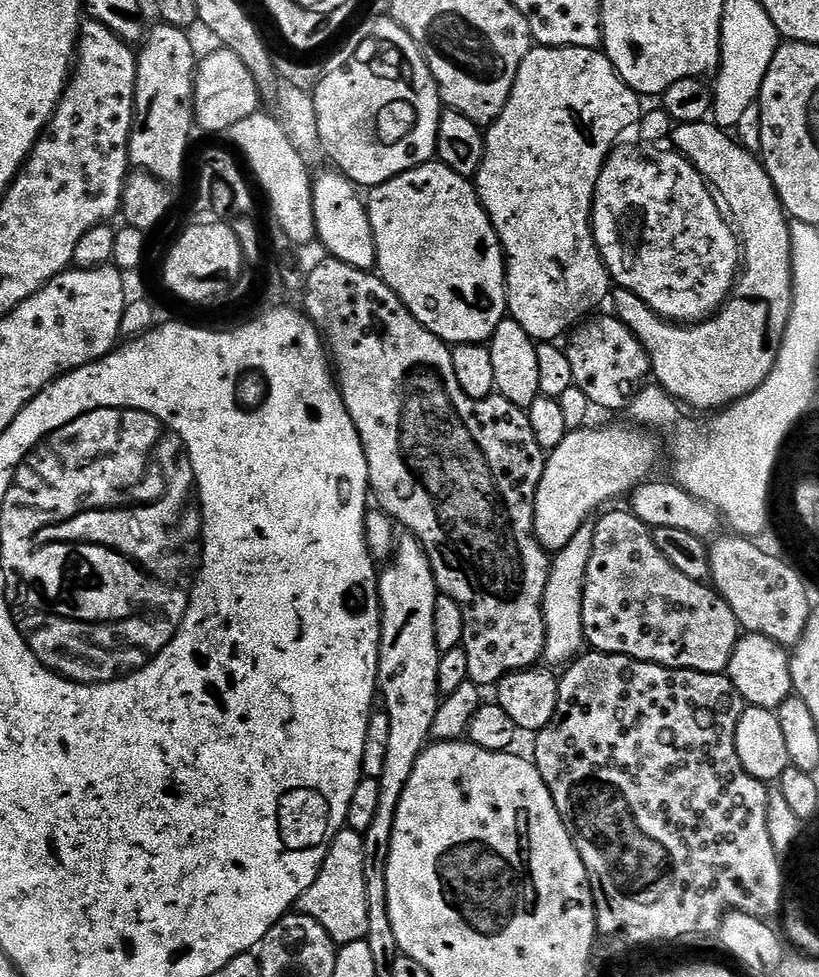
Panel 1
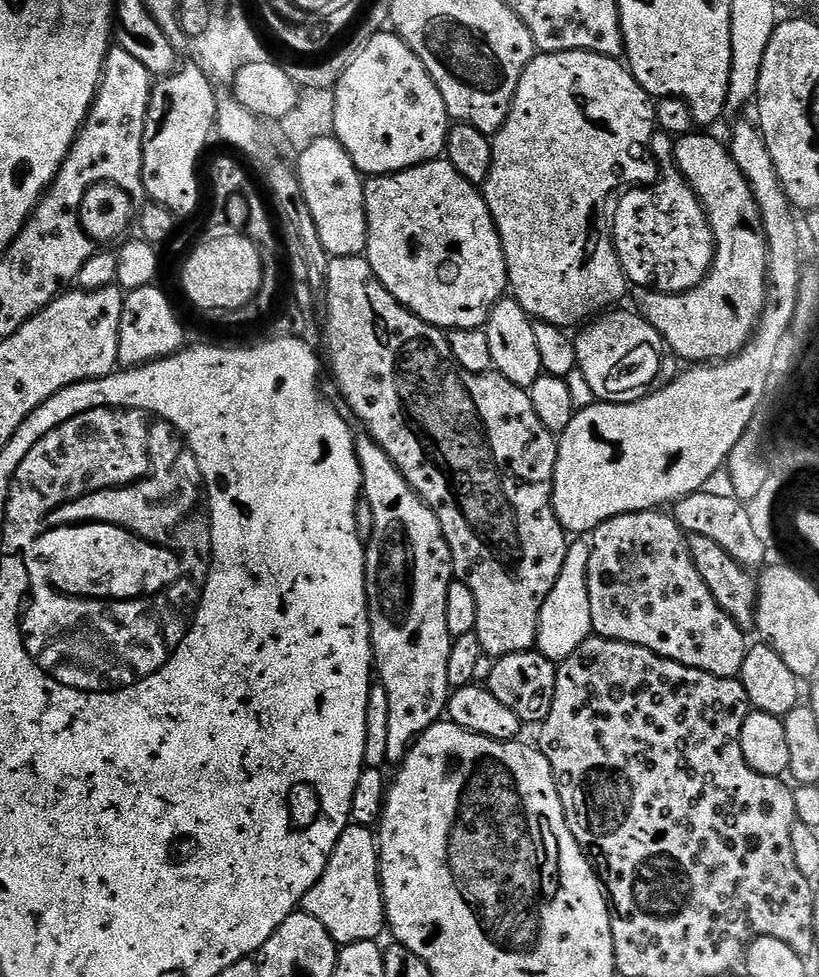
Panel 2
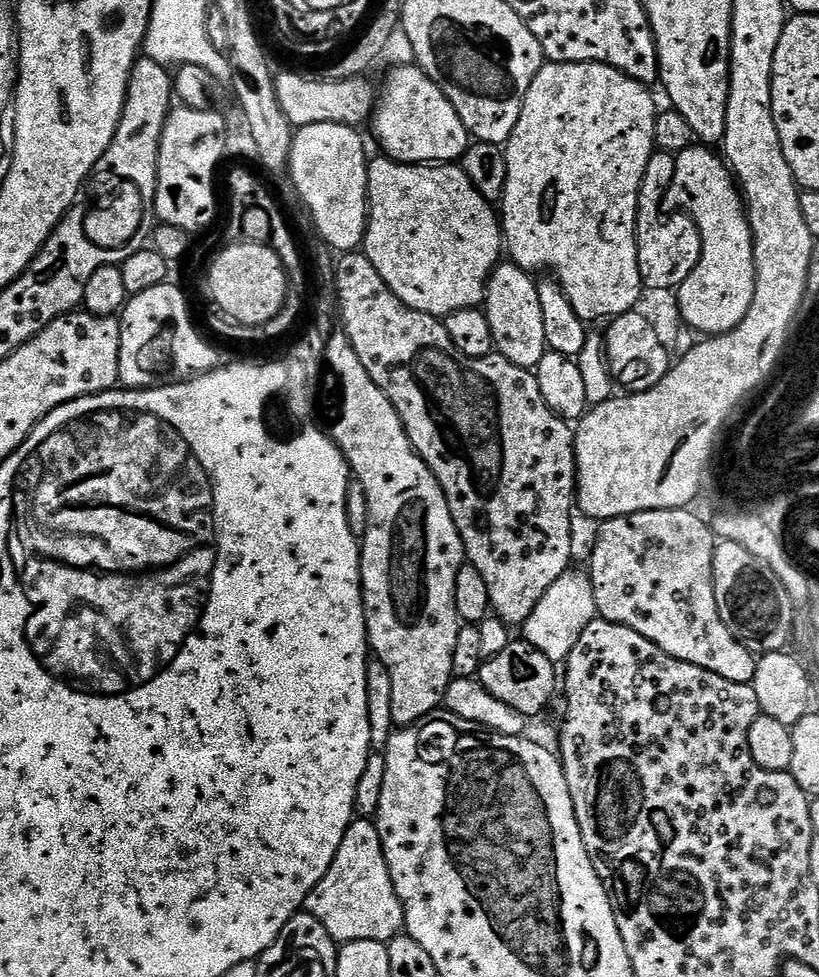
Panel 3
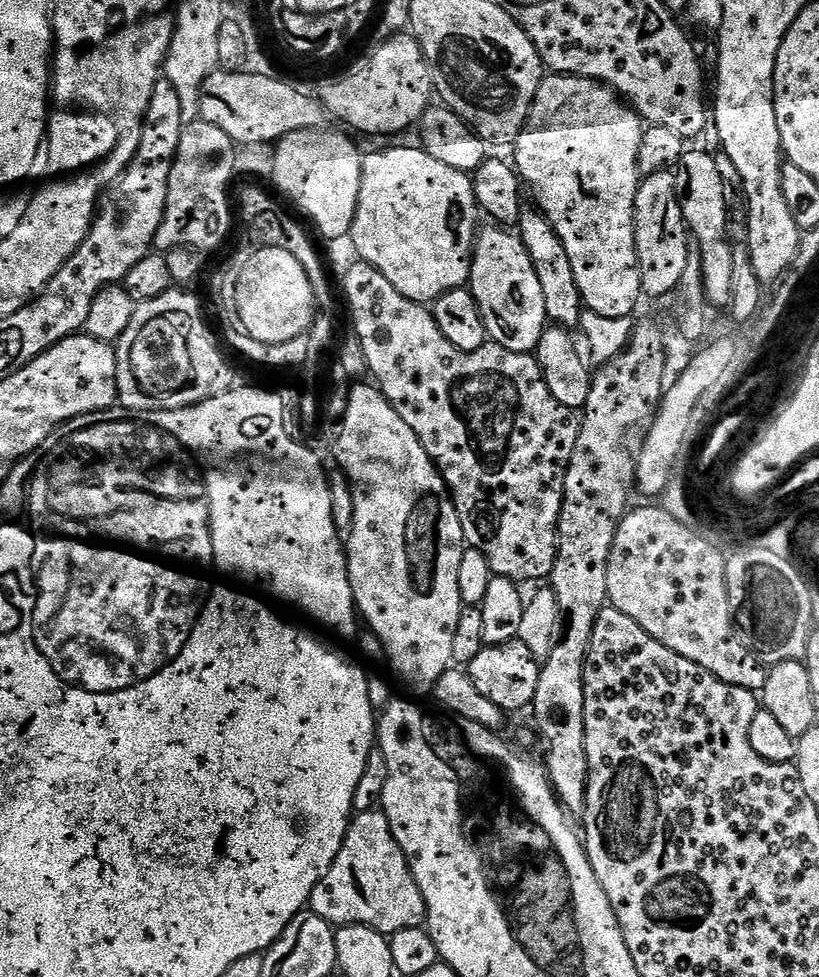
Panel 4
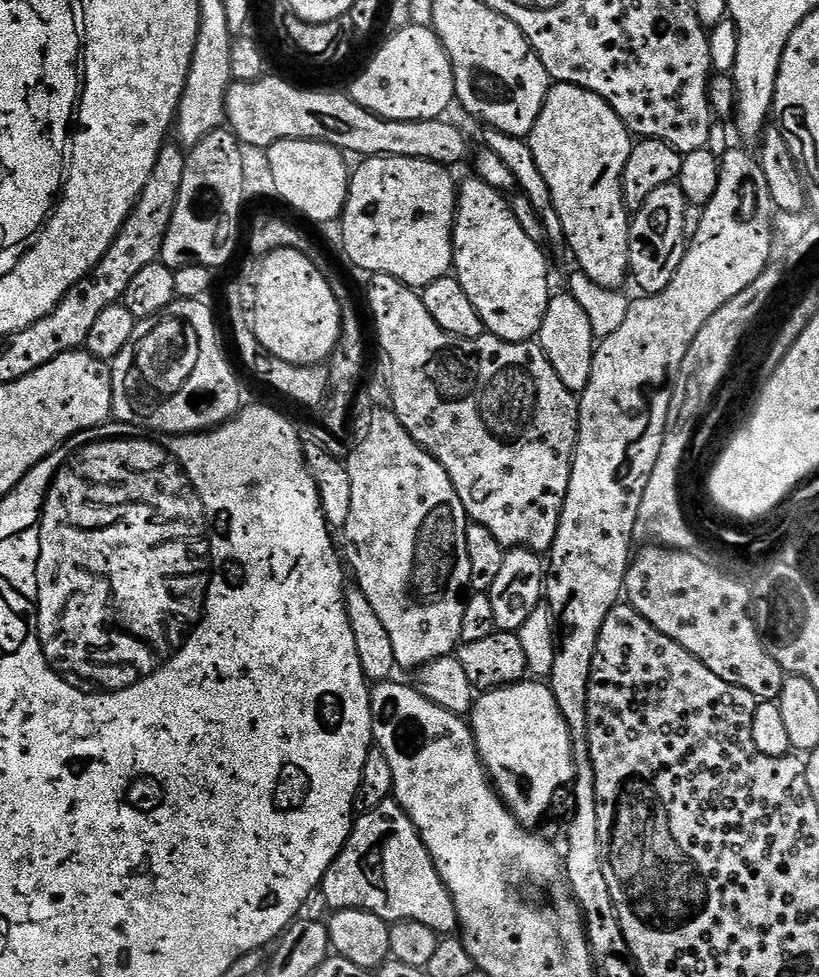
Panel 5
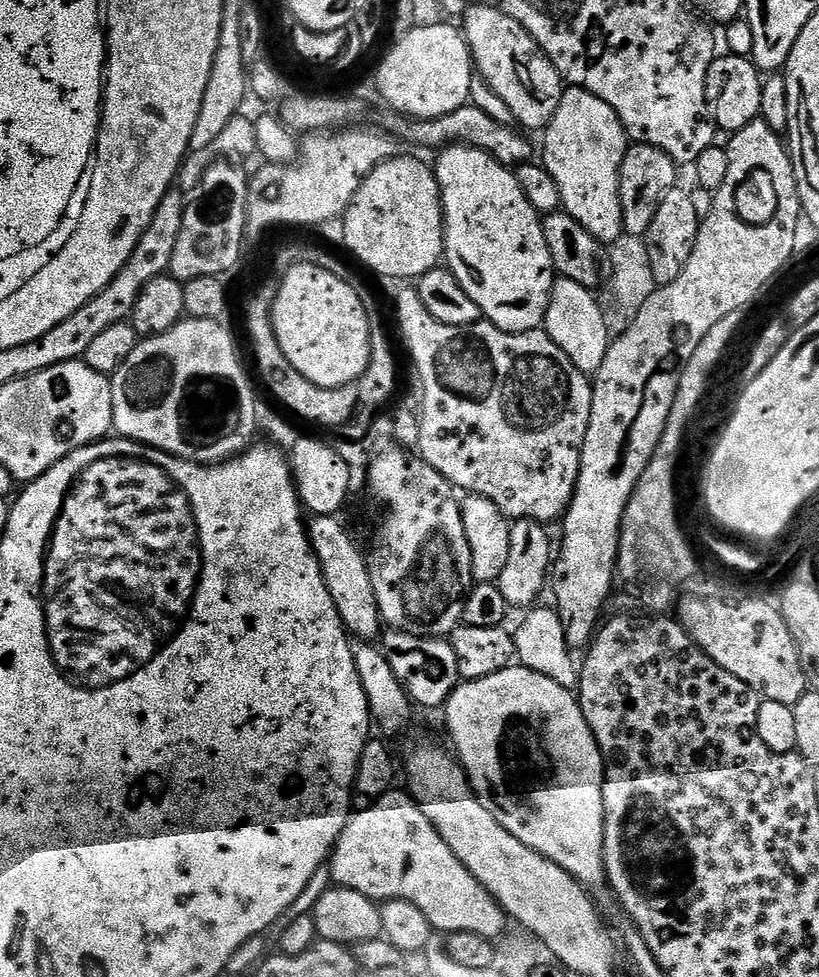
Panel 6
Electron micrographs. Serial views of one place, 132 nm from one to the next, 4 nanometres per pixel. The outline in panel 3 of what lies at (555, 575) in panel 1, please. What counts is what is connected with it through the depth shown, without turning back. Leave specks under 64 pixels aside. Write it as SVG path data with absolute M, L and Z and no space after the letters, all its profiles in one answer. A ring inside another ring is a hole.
M569 570L562 574L562 578L558 578L558 582L554 582L554 586L550 586L550 590L546 590L541 601L534 606L534 612L522 626L523 639L525 643L534 646L540 653L550 658L553 663L560 664L567 661L574 642L594 619L597 619L594 590L587 571Z

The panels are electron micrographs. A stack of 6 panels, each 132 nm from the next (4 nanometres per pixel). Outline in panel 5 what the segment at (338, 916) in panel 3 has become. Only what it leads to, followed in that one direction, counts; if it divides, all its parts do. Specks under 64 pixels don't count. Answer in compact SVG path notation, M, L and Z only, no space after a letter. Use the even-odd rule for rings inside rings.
M395 799L382 802L374 810L355 817L352 832L348 841L342 846L338 858L326 870L322 893L329 909L341 912L342 910L366 910L378 918L389 922L409 920L422 922L422 926L430 926L437 934L452 934L457 931L456 911L454 902L410 818L400 809Z

